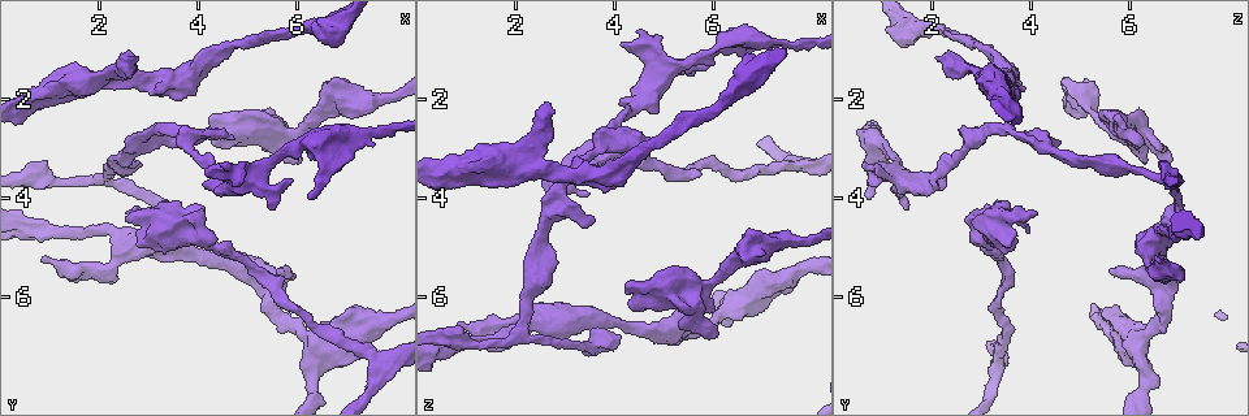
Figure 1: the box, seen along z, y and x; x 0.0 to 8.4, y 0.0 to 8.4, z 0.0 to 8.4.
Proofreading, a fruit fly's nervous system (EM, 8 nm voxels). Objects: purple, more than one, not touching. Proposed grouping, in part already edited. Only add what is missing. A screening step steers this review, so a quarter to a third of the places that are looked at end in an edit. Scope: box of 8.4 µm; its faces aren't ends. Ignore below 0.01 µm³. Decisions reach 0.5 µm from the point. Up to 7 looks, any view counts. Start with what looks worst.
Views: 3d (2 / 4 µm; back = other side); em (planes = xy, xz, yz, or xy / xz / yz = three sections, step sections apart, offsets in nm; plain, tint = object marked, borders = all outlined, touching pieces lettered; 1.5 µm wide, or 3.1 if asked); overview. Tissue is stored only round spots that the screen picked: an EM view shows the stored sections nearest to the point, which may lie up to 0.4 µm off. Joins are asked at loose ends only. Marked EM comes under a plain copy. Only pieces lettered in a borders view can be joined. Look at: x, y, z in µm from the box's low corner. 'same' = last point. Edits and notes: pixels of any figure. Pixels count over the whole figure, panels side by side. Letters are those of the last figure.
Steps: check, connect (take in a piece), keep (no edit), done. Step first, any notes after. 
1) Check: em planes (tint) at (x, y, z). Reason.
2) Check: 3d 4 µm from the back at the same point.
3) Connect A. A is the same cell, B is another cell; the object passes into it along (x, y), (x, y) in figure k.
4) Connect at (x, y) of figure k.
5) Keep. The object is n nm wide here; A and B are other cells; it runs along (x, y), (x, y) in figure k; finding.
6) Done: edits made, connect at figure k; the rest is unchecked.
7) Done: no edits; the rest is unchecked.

Check: 3d 2 µm from the back at (5.25, 3.05, 6.65). Free end.

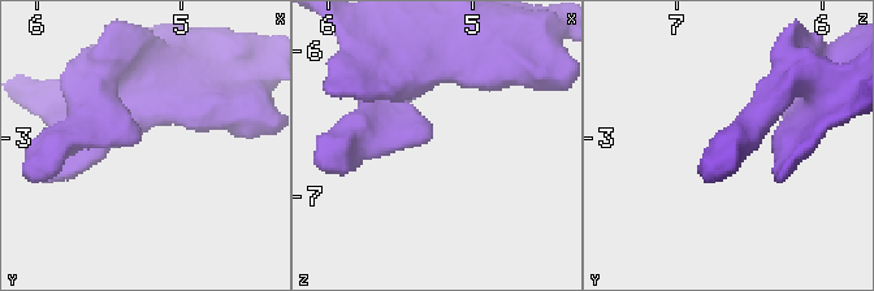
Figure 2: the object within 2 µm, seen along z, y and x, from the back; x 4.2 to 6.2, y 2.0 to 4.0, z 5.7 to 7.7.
Check: em planes (tint) at (5.30, 3.04, 6.62). Need the tissue.

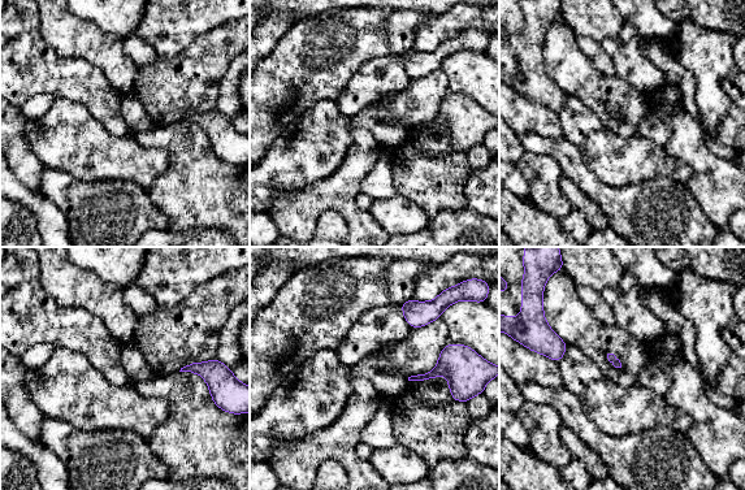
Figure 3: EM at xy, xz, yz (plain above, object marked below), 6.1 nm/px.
Check: em planes (borders) at the same point. See the neighbours.

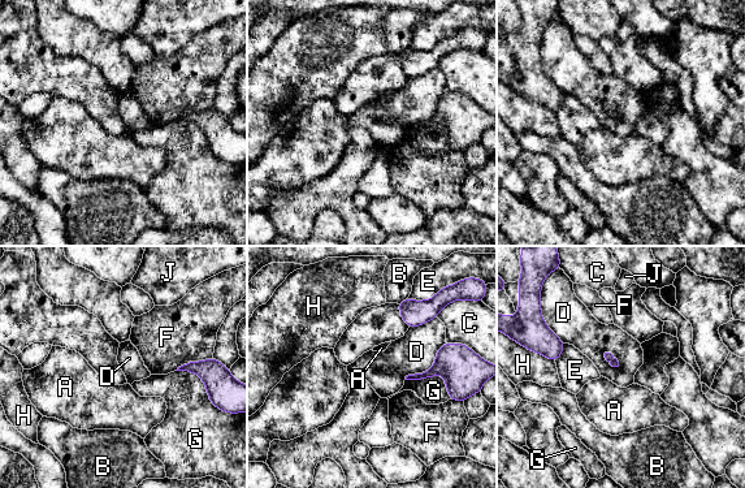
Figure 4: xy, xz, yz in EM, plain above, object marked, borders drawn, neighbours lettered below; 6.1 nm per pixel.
Keep. A, B, C, D, E, F, G, H and J are other cells; a border runs along (446, 342), (429, 368), (405, 379) in figure 4; no lettered piece goes on from it.

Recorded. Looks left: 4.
Check: em 3.1 µm xy step 8 (tint) at (4.20, 3.40, 0.85). Branch stops here.

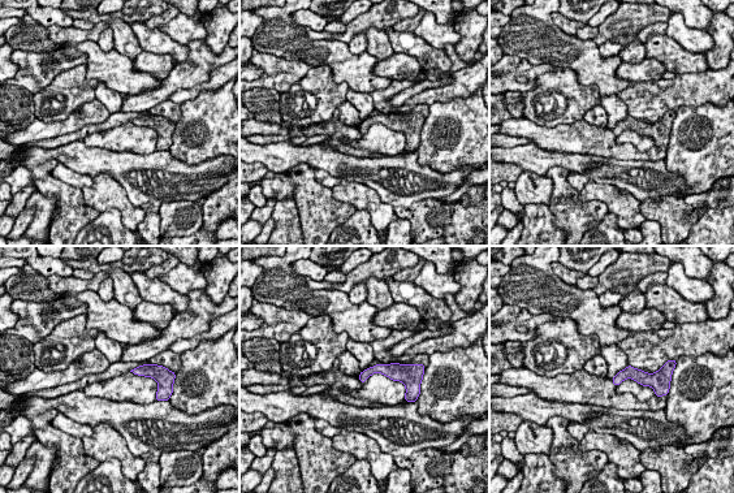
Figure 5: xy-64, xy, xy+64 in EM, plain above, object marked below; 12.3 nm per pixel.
Check: em 3.1 µm xz step 8 (borders) at the same point. Another direction.

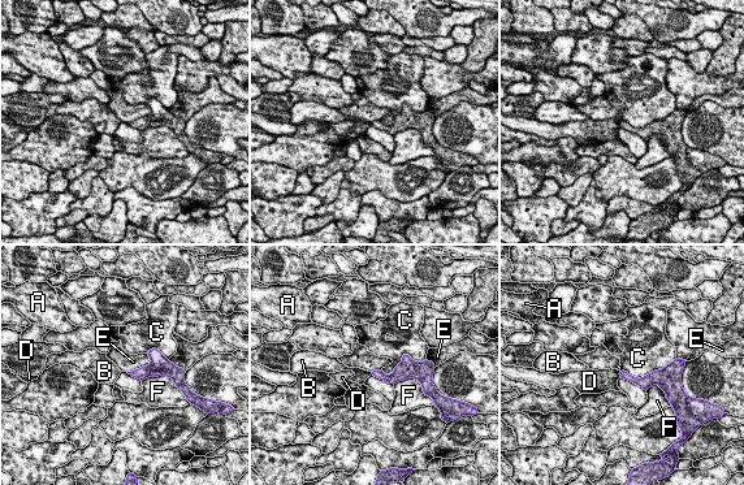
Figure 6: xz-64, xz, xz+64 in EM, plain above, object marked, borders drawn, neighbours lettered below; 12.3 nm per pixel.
Keep. The longest contact is with C, 500 nm; A, B, C, D, E and F are other cells; a border runs along (151, 358), (147, 366), (128, 372) in figure 6; no lettered piece goes on from it.

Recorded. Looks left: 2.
Check: em planes (borders) at (2.65, 1.15, 2.10). Branch stops here.

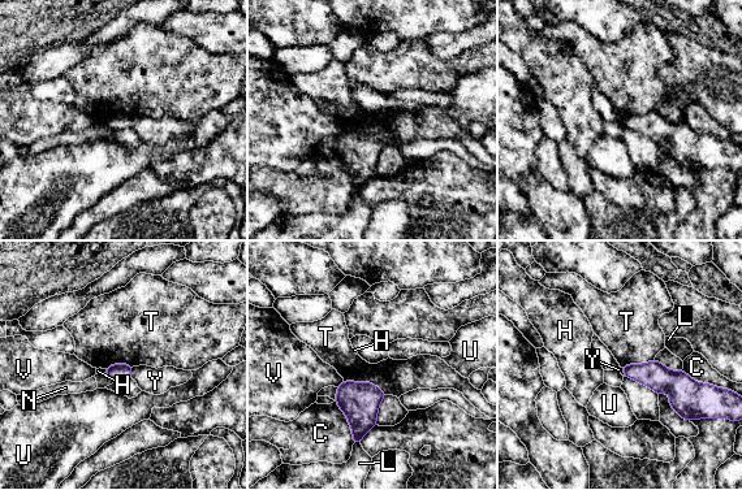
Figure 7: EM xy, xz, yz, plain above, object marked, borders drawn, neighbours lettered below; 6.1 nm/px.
Keep. C, H, L, N, T, U, V and Y are other cells; a border runs along (344, 381), (370, 381), (388, 394) in figure 7; none of them fits.

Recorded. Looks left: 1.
Done: no edits; the rest is unchecked.

